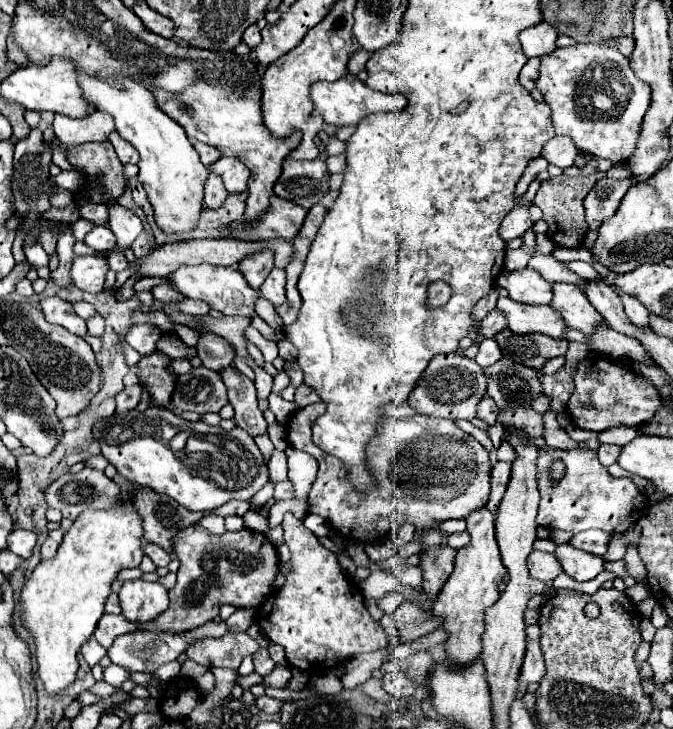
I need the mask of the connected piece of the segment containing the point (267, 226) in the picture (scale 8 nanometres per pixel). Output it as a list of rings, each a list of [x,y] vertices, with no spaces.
[[[272,196],[270,208],[264,212],[256,226],[232,226],[232,236],[238,240],[288,240],[292,242],[300,232],[308,210],[292,204],[290,200]]]

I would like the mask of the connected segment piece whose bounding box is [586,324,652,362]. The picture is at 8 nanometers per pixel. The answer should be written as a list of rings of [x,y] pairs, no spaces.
[[[606,324],[598,326],[586,338],[588,338],[588,344],[592,346],[592,350],[596,350],[596,352],[610,354],[610,356],[620,356],[620,358],[628,356],[628,358],[640,360],[640,362],[652,362],[652,356],[644,350],[644,346],[636,338],[620,334],[620,332],[612,330]]]

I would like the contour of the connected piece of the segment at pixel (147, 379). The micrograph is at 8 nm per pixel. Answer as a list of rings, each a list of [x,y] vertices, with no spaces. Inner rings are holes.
[[[158,352],[150,354],[148,358],[142,358],[138,362],[140,368],[140,382],[148,390],[150,402],[154,406],[170,406],[170,398],[174,392],[174,374],[166,370],[166,364],[170,362],[168,356],[160,356]]]

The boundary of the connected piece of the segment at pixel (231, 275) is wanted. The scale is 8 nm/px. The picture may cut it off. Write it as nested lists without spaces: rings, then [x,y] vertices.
[[[200,264],[200,266],[180,266],[174,274],[172,274],[172,282],[174,286],[188,298],[192,300],[202,300],[206,302],[210,308],[222,312],[224,316],[248,316],[254,318],[254,304],[258,300],[258,290],[254,290],[252,286],[248,286],[248,282],[244,282],[244,276],[240,270],[234,270],[232,266],[224,268],[224,266],[210,266],[210,264]]]

